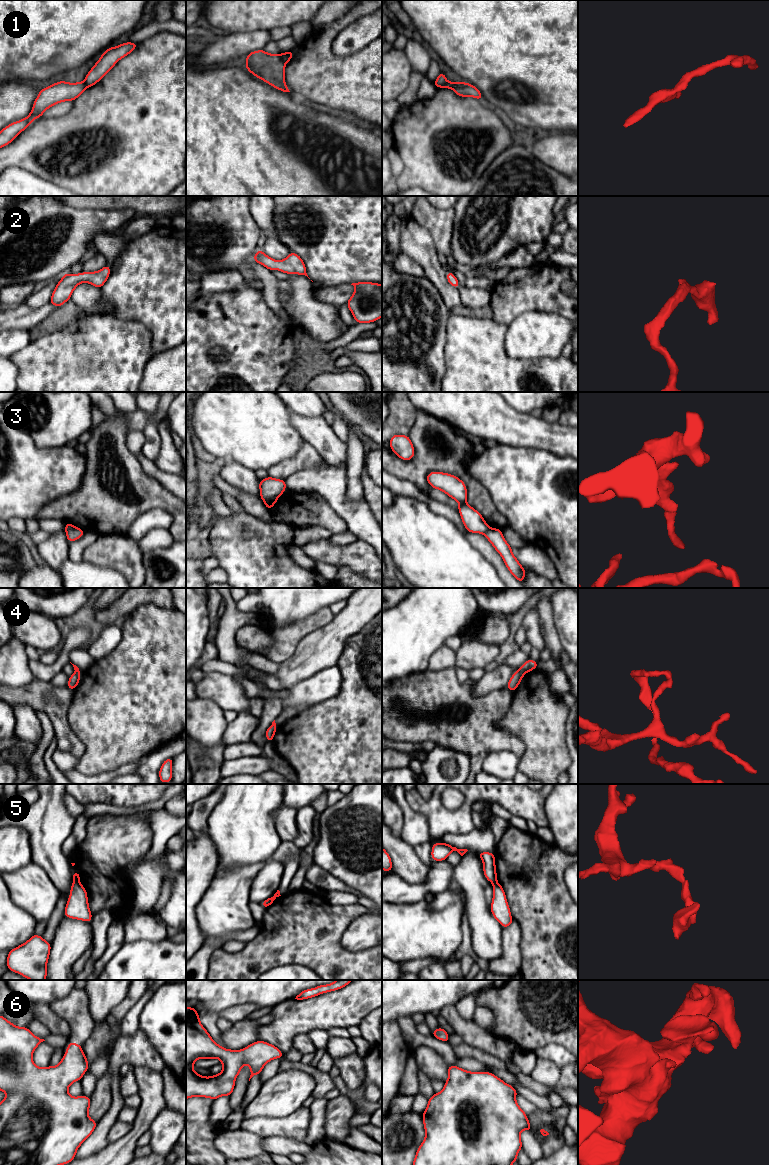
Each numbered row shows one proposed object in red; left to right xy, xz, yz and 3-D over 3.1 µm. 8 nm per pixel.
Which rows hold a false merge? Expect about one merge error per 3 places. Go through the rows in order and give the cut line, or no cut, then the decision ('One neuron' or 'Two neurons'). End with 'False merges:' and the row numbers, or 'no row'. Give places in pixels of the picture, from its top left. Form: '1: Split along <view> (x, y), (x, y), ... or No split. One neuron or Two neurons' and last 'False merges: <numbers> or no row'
1: Split along xz (280, 54), (284, 64). Two neurons
2: No split. One neuron
3: Split along xz (277, 496), (262, 499). Two neurons
4: Split along yz (518, 670), (522, 675). Two neurons
5: Split along xy (74, 880), (79, 883). Two neurons
6: No split. One neuron
False merges: 1, 3, 4, 5

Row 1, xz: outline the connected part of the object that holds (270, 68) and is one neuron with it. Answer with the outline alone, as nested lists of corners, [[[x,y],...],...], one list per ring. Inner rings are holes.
[[[263,49],[250,52],[246,56],[245,68],[275,89],[290,92],[285,83],[285,64],[281,54],[270,54]]]

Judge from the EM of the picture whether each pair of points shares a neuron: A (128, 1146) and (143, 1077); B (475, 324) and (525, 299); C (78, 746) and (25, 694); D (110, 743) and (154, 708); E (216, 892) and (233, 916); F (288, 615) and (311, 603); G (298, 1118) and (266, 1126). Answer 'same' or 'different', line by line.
A: same
B: different
C: same
D: same
E: same
F: same
G: same

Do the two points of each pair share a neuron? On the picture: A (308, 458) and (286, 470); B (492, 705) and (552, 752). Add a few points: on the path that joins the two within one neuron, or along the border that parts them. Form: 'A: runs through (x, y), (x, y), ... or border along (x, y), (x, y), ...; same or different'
A: runs through (303, 460), (291, 466); same
B: border along (513, 693), (509, 709), (496, 724), (516, 736); different

